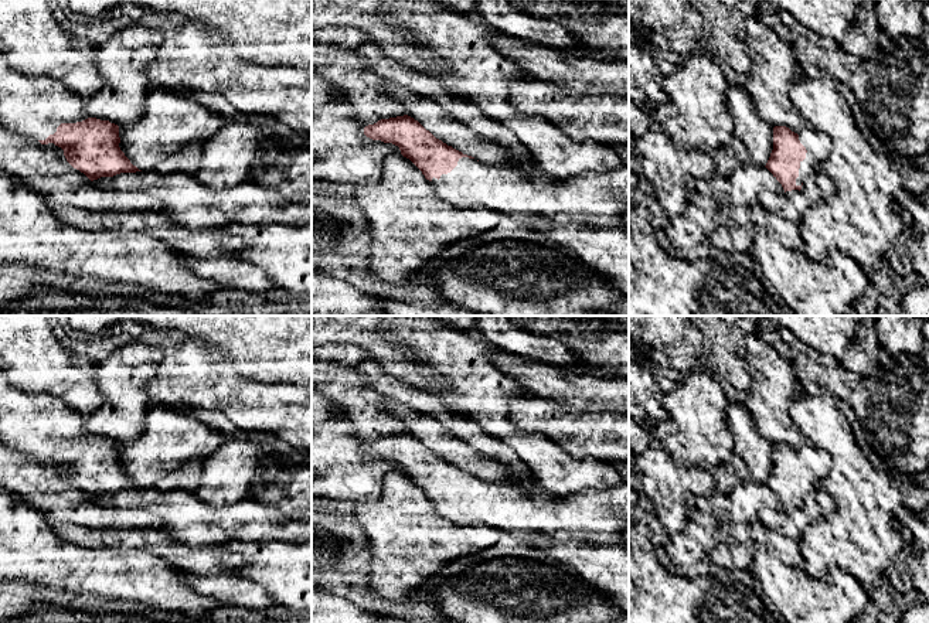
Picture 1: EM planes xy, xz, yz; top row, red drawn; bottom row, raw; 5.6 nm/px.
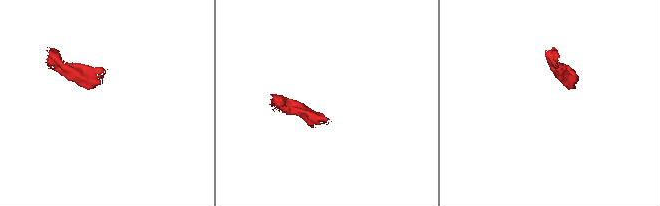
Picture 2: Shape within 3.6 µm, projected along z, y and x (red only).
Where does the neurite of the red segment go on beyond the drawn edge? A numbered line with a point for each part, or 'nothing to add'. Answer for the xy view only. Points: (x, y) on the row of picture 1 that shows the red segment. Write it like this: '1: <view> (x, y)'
1: xy (33, 106)

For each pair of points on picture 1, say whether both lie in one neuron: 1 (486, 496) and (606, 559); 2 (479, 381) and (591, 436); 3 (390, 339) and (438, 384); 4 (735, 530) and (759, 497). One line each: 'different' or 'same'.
1: different
2: different
3: same
4: different

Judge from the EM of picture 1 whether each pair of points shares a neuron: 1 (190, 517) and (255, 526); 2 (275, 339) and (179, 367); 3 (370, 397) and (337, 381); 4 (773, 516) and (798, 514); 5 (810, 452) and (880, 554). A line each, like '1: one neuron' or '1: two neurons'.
1: one neuron
2: two neurons
3: one neuron
4: one neuron
5: two neurons

